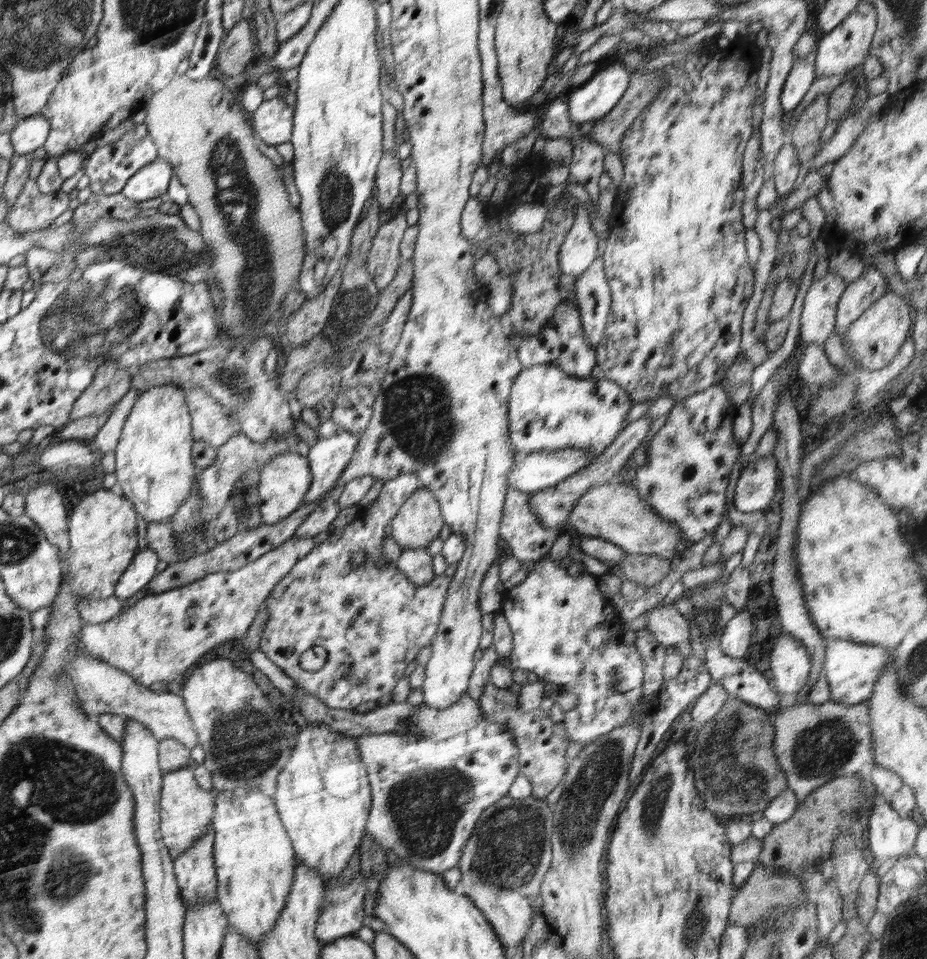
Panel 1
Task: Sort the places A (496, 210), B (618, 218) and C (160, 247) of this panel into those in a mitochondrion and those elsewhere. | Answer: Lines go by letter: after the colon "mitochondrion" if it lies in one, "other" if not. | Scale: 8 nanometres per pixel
A: other
B: other
C: mitochondrion

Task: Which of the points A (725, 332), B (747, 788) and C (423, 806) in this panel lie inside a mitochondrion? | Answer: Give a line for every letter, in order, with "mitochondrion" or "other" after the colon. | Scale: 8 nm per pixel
A: other
B: mitochondrion
C: mitochondrion

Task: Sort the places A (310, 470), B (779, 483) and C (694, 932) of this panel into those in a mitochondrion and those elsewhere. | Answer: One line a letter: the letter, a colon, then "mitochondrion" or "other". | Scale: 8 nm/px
A: other
B: other
C: mitochondrion

